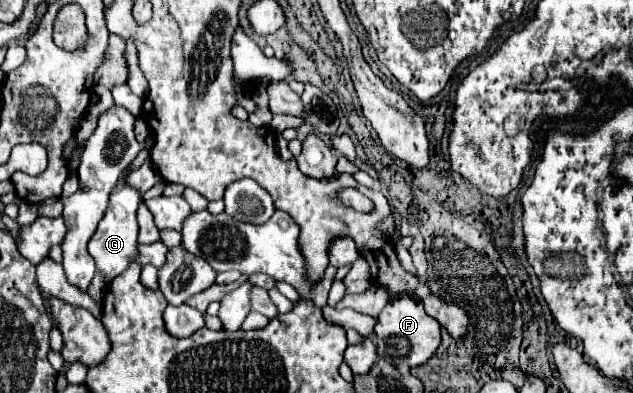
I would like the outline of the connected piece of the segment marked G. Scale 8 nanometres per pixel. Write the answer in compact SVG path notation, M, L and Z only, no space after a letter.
M129 184L115 190L109 198L109 206L105 210L105 216L101 218L97 232L93 234L93 238L89 242L89 254L93 256L93 260L97 264L97 270L105 274L107 282L111 282L123 270L127 270L127 266L131 264L131 260L137 252L139 226L137 226L137 216L135 214L137 214L139 202L141 202L141 194Z

